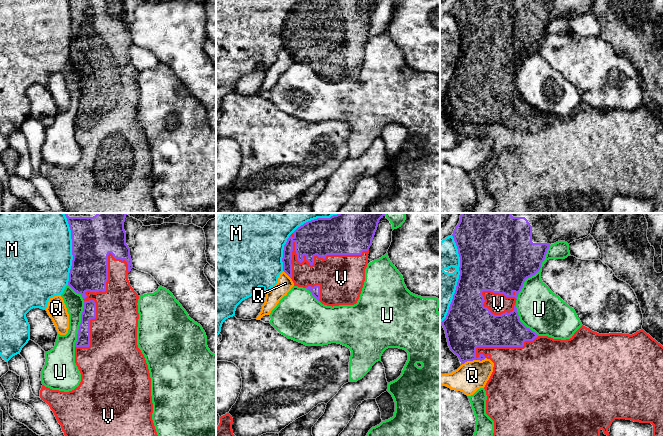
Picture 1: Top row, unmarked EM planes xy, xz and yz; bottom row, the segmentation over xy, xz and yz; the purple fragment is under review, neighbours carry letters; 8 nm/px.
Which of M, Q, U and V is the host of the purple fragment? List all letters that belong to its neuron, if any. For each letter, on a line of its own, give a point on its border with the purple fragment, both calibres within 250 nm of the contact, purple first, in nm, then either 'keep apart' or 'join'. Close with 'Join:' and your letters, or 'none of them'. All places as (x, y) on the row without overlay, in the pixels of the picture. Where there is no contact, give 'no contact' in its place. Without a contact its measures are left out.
M: meets purple in xy at (72, 30); 320 nm thick on the purple side, 500 nm on the other; keep apart
Q: meets purple in yz at (468, 136); 340 nm thick on the purple side, 240 nm on the other; keep apart
U: meets purple in yz at (535, 49); 440 nm thick on the purple side, 320 nm on the other; keep apart
V: meets purple in xy at (87, 77); 300 nm thick on the purple side, 340 nm on the other; join
Join: V

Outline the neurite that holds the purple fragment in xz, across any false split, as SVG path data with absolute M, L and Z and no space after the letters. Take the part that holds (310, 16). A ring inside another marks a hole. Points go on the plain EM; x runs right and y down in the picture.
M303 0L284 21L283 47L292 55L294 62L306 64L324 81L354 81L364 61L369 24L377 3L378 0Z

